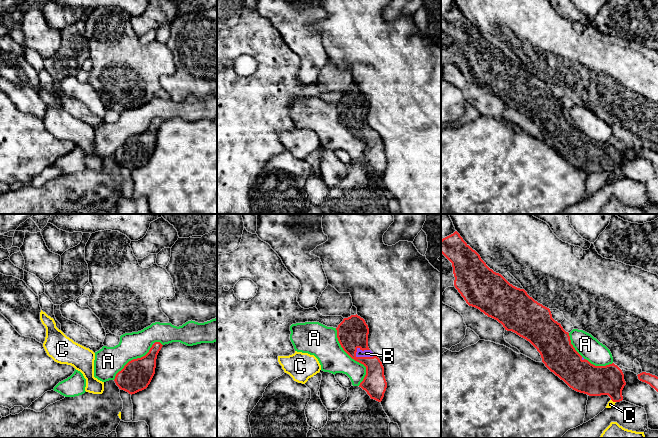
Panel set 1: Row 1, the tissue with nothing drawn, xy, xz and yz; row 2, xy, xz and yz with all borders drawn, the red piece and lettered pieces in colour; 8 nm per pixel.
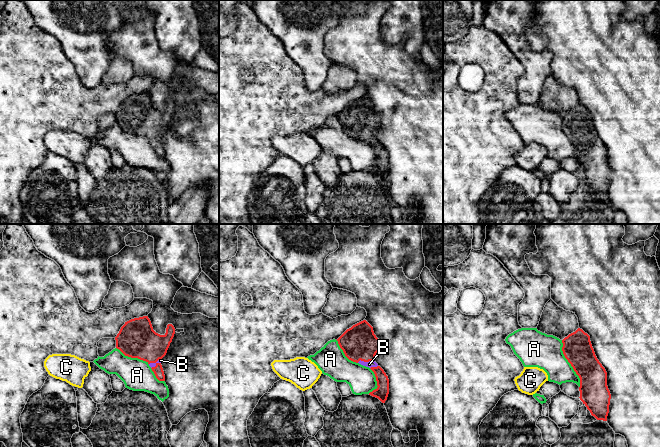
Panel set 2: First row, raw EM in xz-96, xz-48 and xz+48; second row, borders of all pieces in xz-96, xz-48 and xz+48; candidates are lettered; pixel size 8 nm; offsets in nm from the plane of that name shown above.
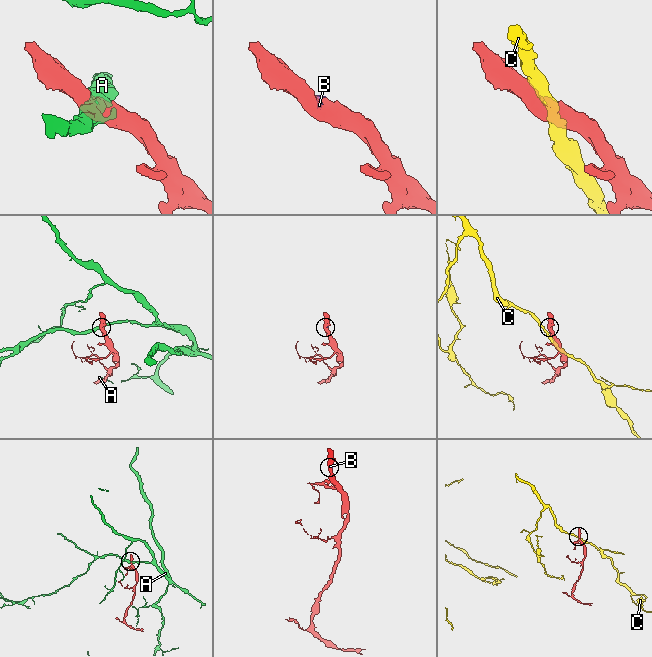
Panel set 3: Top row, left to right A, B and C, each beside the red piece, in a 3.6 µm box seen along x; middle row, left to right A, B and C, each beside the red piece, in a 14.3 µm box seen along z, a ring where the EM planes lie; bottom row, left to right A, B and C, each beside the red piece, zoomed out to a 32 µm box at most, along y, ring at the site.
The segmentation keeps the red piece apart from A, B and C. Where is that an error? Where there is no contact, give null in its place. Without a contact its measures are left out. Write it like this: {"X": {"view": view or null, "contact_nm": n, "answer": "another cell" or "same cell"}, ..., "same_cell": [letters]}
{"A": {"view": "xz", "contact_nm": 500, "answer": "another cell"}, "B": {"view": "xz", "contact_nm": 160, "answer": "same cell"}, "C": {"view": "yz", "contact_nm": 50, "answer": "another cell"}, "same_cell": ["B"]}

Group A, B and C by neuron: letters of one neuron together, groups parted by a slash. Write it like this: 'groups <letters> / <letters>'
groups A / B / C

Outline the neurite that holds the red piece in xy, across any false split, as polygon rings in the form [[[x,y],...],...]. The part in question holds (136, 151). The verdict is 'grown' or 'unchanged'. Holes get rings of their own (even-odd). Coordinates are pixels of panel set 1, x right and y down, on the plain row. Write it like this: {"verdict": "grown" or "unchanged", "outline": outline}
{"verdict": "unchanged", "outline": [[[155,118],[145,132],[129,137],[115,152],[119,165],[131,171],[146,165],[155,150],[156,135],[162,122]]]}

